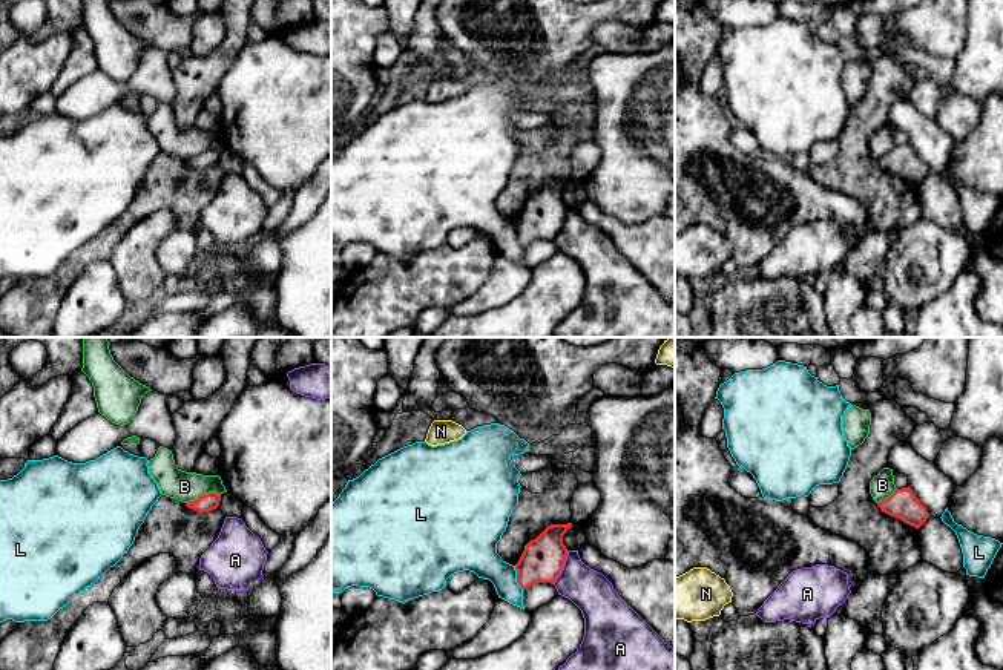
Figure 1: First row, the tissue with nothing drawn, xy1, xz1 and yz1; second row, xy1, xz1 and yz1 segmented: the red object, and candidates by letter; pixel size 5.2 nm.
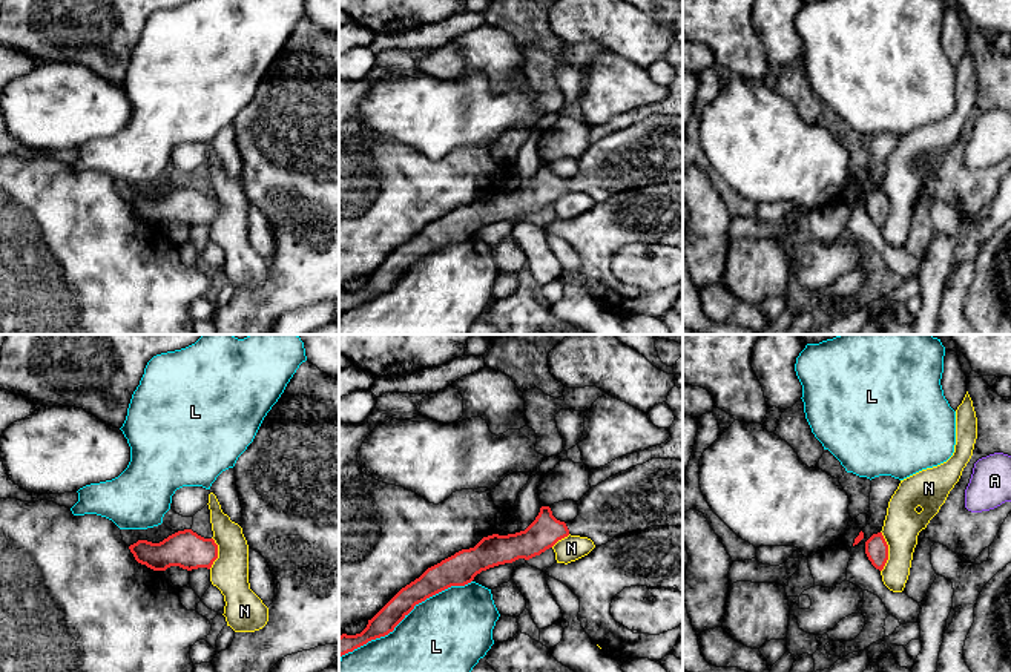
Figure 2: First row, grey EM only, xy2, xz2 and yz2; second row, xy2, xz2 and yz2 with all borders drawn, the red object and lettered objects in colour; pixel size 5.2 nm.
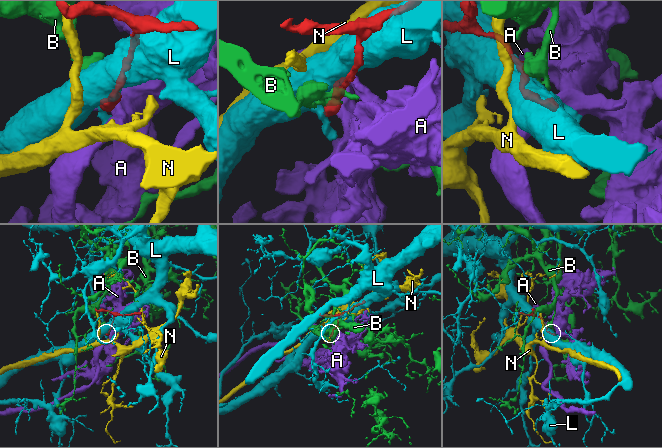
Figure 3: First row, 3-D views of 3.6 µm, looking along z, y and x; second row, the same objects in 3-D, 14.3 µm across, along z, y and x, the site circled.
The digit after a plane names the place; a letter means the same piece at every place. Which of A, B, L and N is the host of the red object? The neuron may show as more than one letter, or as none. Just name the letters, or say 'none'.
none

